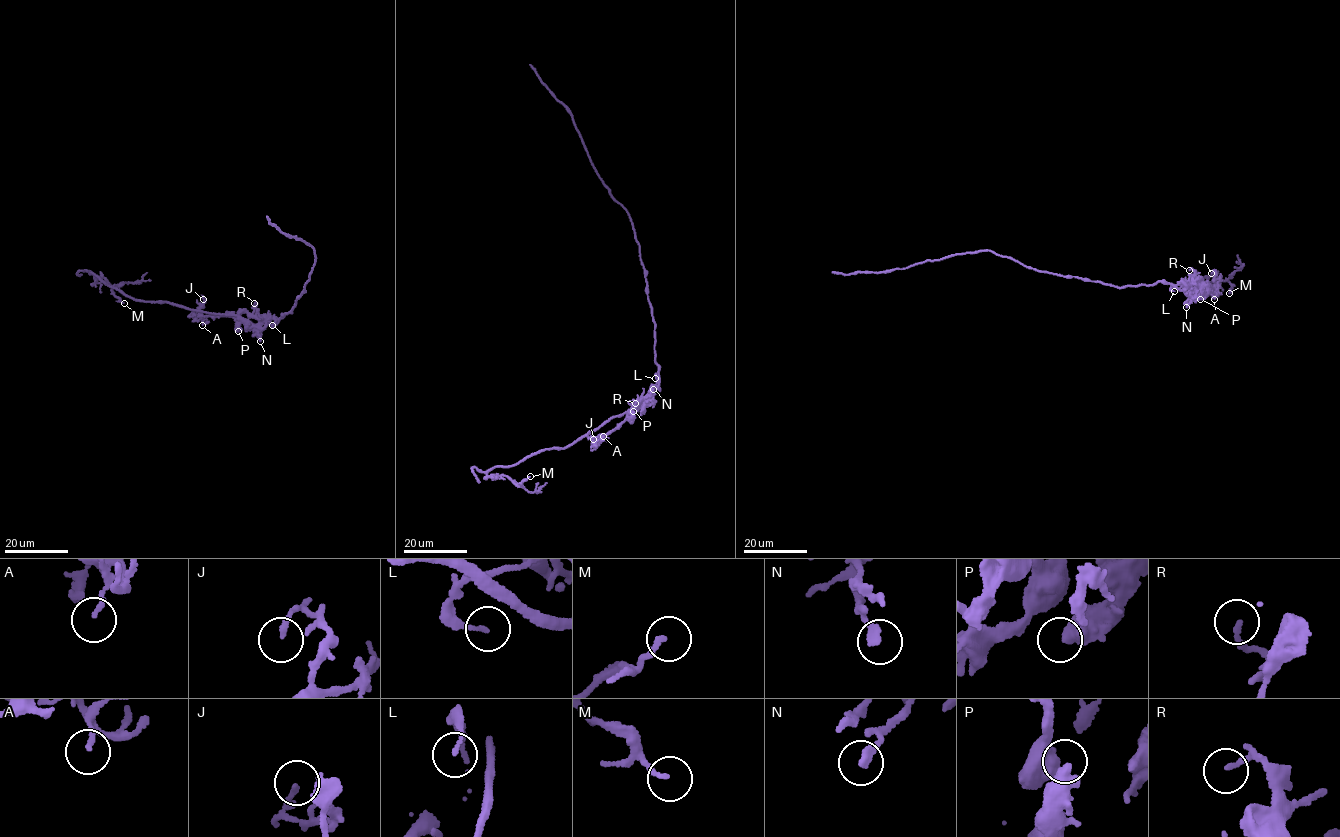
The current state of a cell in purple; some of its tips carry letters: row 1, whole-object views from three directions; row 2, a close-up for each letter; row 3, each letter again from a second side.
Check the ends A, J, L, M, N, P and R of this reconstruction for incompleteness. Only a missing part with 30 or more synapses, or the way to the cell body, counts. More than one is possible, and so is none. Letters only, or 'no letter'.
no letter

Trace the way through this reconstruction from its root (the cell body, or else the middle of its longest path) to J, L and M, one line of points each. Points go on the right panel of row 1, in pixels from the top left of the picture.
J: (1147, 285), (1161, 281), (1183, 290), (1181, 281), (1189, 294), (1204, 285), (1212, 290), (1211, 273)
L: (1147, 285), (1161, 281), (1171, 283), (1180, 290), (1186, 288), (1180, 282), (1171, 286), (1174, 291)
M: (1147, 285), (1183, 290), (1181, 281), (1188, 294), (1197, 285), (1211, 286), (1207, 293), (1217, 276), (1229, 293)

